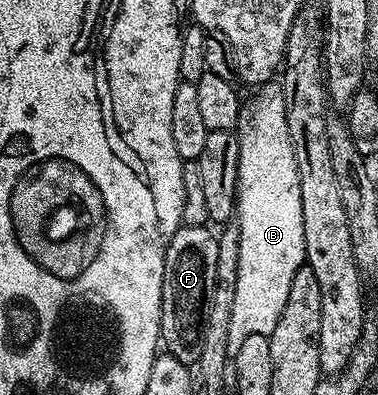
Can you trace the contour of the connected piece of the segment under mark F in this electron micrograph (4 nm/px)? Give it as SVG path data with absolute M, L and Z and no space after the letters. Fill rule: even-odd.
M181 226L177 234L167 247L165 254L165 266L163 267L163 309L161 310L161 326L159 327L159 339L162 347L177 362L193 366L197 358L201 358L201 346L203 335L207 325L209 314L209 298L213 298L213 282L217 278L217 246L219 245L216 233L210 232L210 227L188 228Z

